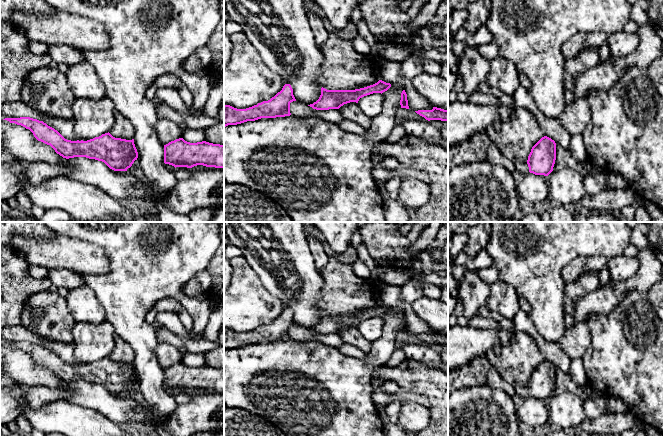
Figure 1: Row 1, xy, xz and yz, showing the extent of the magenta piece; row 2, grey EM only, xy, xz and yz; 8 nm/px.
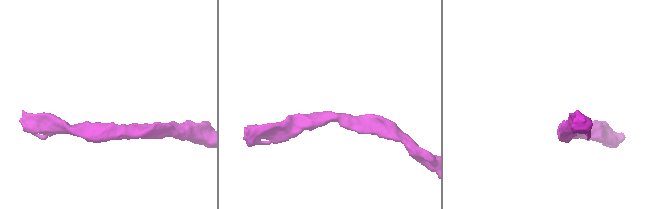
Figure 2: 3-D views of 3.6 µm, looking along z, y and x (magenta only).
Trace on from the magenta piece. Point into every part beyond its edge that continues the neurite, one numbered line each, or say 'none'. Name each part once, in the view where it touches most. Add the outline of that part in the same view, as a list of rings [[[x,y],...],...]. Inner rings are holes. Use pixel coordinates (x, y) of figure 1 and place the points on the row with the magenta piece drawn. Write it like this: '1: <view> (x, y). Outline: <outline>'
none

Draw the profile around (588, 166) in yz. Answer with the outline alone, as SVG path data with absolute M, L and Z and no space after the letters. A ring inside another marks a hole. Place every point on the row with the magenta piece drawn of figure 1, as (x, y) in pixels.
M589 159L581 163L584 169L589 173L589 174L597 174L597 173L603 173L604 172L598 170L591 162Z

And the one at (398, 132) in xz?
M396 124L385 141L389 143L396 143L399 140L401 140L405 135L406 131L402 124L401 125Z

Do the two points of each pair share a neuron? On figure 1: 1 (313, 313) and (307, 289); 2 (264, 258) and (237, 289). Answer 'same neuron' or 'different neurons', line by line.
1: same neuron
2: different neurons

